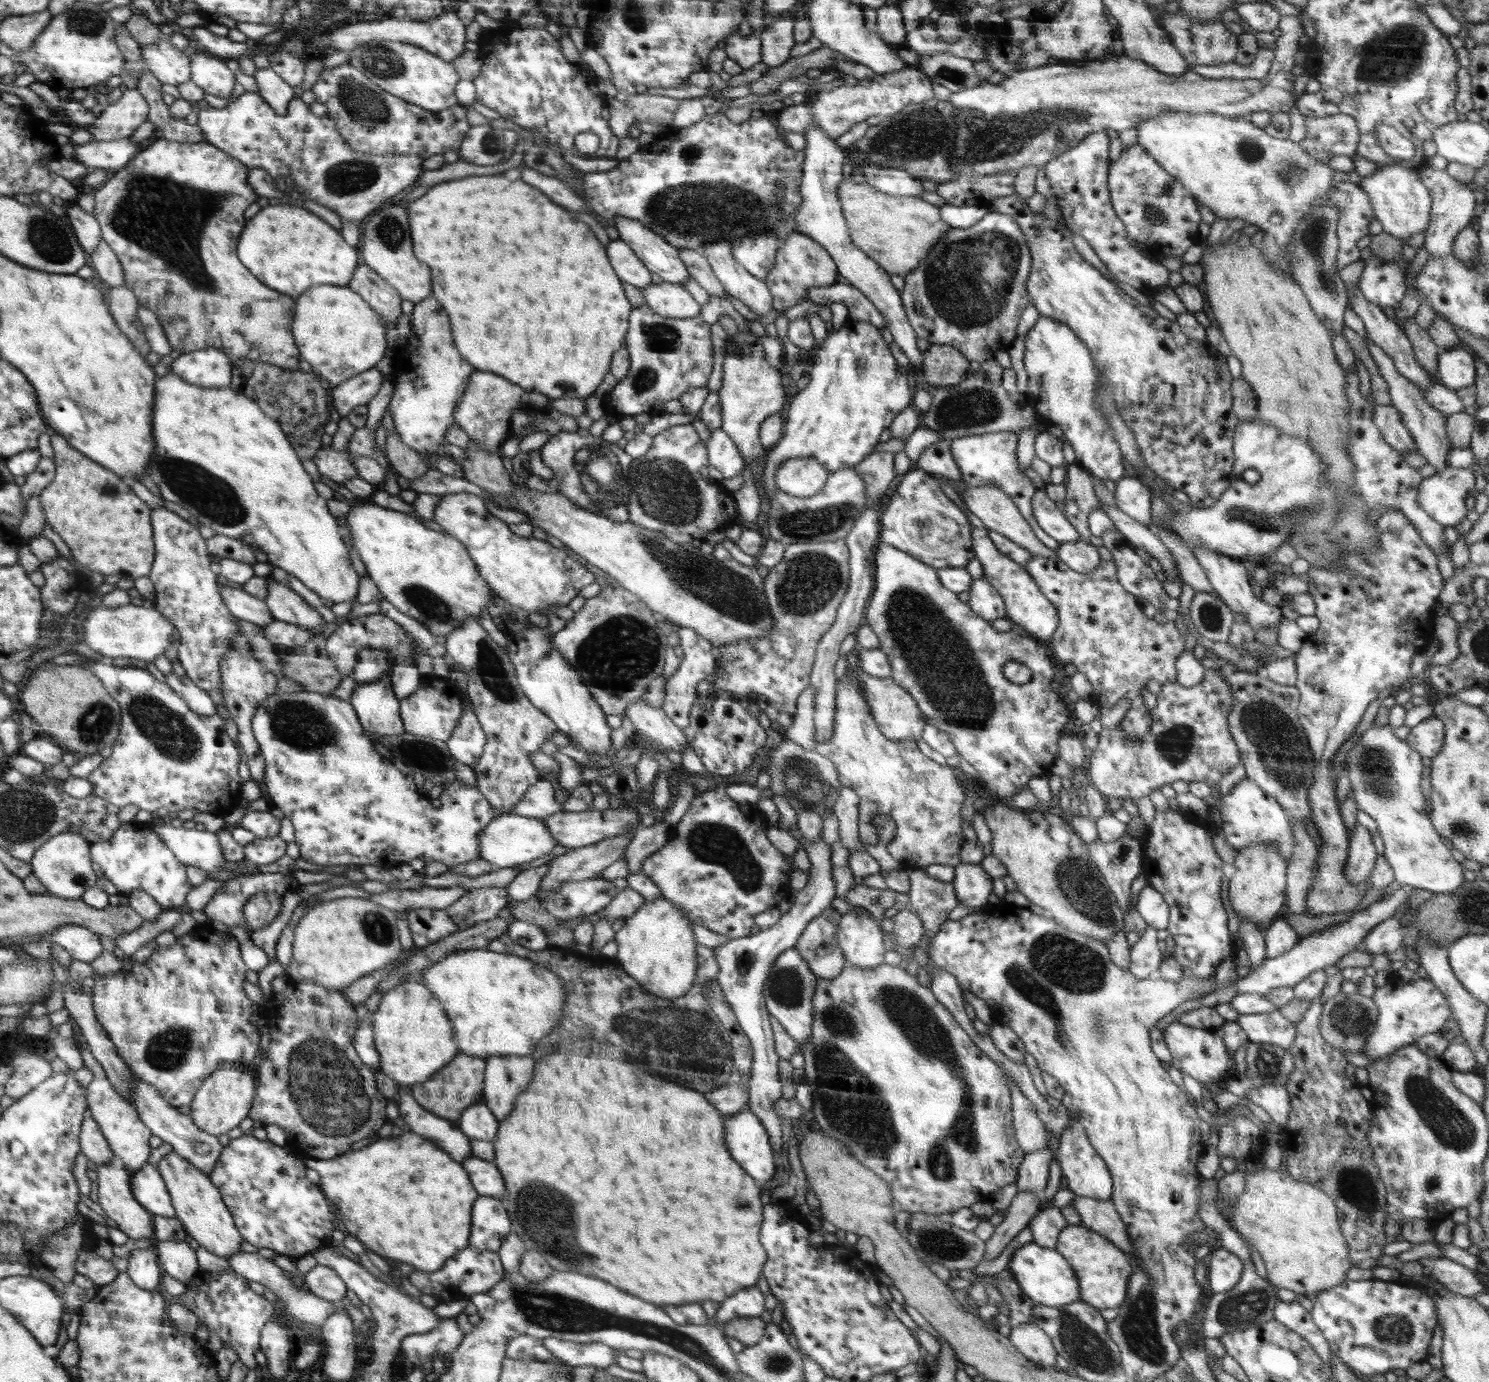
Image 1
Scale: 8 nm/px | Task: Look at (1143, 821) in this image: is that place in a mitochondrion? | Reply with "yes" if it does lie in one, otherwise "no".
no

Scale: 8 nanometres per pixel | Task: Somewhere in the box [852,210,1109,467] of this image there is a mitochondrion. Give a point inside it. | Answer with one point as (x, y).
(966, 280)

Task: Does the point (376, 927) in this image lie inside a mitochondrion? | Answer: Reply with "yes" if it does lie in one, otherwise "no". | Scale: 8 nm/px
yes

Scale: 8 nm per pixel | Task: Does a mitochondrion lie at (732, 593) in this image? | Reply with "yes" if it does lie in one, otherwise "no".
yes

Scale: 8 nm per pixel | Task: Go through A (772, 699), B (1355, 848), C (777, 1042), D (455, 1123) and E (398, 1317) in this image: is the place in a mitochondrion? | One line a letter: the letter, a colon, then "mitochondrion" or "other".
A: other
B: other
C: other
D: other
E: mitochondrion

